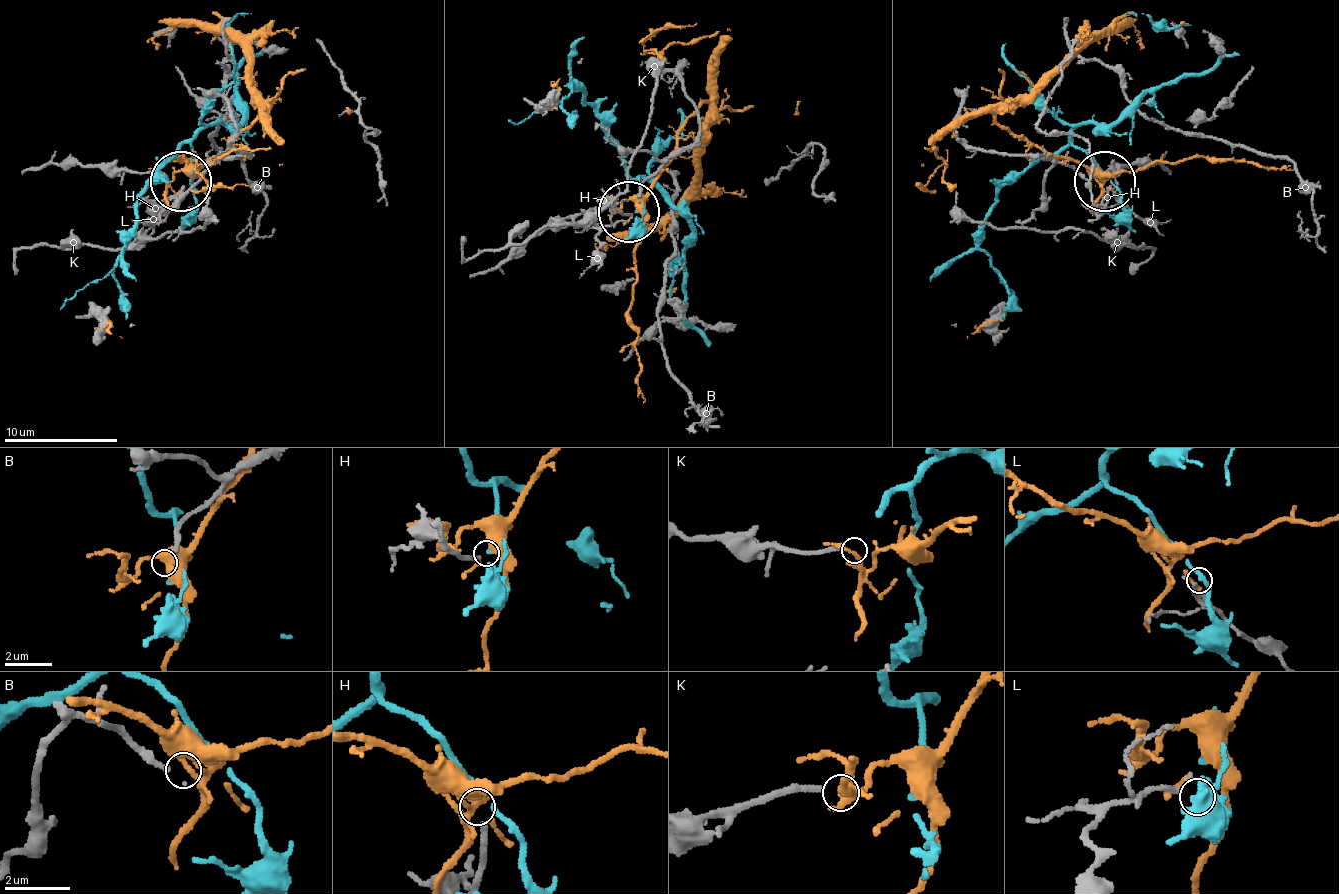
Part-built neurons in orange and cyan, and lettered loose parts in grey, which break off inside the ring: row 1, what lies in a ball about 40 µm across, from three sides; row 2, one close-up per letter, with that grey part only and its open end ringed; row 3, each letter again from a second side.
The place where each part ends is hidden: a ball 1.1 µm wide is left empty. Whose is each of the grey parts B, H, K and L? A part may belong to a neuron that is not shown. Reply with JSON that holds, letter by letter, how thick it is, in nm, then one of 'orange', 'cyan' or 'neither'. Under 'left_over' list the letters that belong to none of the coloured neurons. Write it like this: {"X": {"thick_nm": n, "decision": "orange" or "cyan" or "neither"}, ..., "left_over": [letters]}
{"B": {"thick_nm": 200, "decision": "neither"}, "H": {"thick_nm": 180, "decision": "cyan"}, "K": {"thick_nm": 190, "decision": "neither"}, "L": {"thick_nm": 140, "decision": "neither"}, "left_over": ["B", "K", "L"]}

